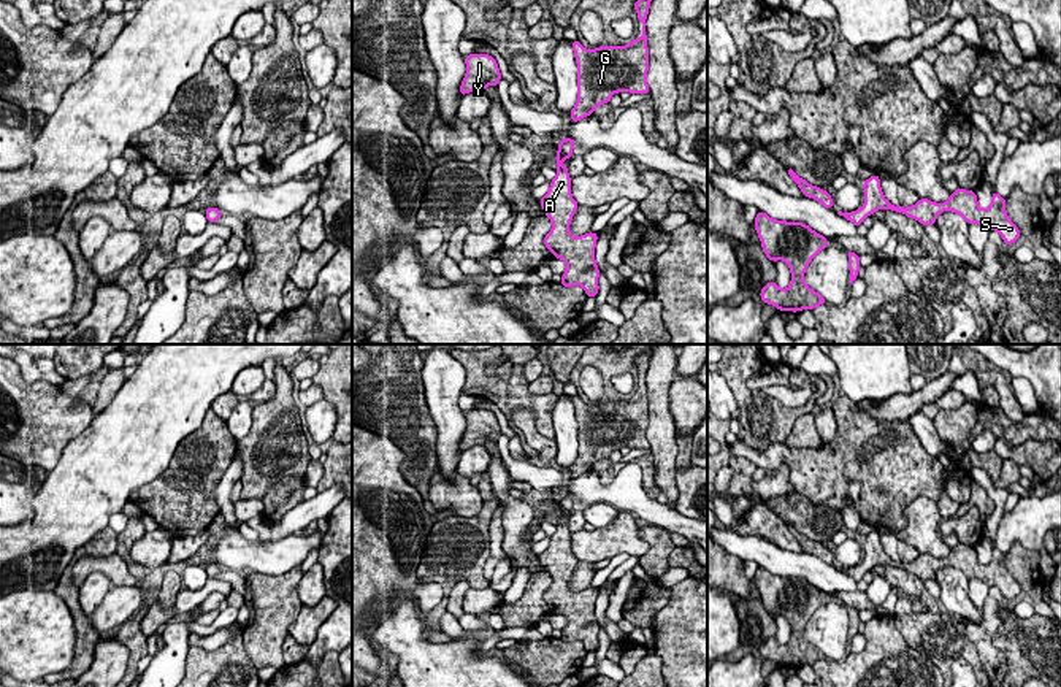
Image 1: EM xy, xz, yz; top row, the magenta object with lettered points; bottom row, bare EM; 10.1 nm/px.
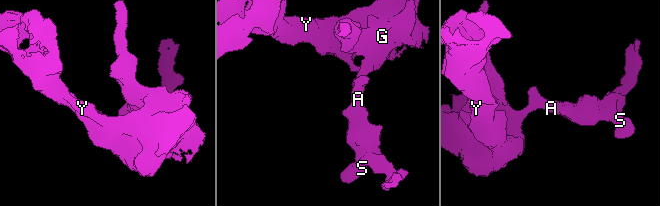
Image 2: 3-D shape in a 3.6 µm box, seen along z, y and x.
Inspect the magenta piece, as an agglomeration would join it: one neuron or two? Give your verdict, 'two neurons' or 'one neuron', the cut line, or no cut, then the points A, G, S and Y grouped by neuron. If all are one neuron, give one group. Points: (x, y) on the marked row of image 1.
one neuron; no cut; A G S Y

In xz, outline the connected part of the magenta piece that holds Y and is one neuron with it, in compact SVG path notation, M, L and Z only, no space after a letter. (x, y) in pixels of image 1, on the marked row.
M469 54L465 57L466 73L460 86L460 95L473 90L485 90L487 86L498 86L501 73L496 60L488 54Z

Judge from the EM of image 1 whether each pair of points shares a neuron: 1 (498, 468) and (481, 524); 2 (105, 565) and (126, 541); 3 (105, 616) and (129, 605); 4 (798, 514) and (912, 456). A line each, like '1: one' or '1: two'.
1: two
2: two
3: one
4: two

